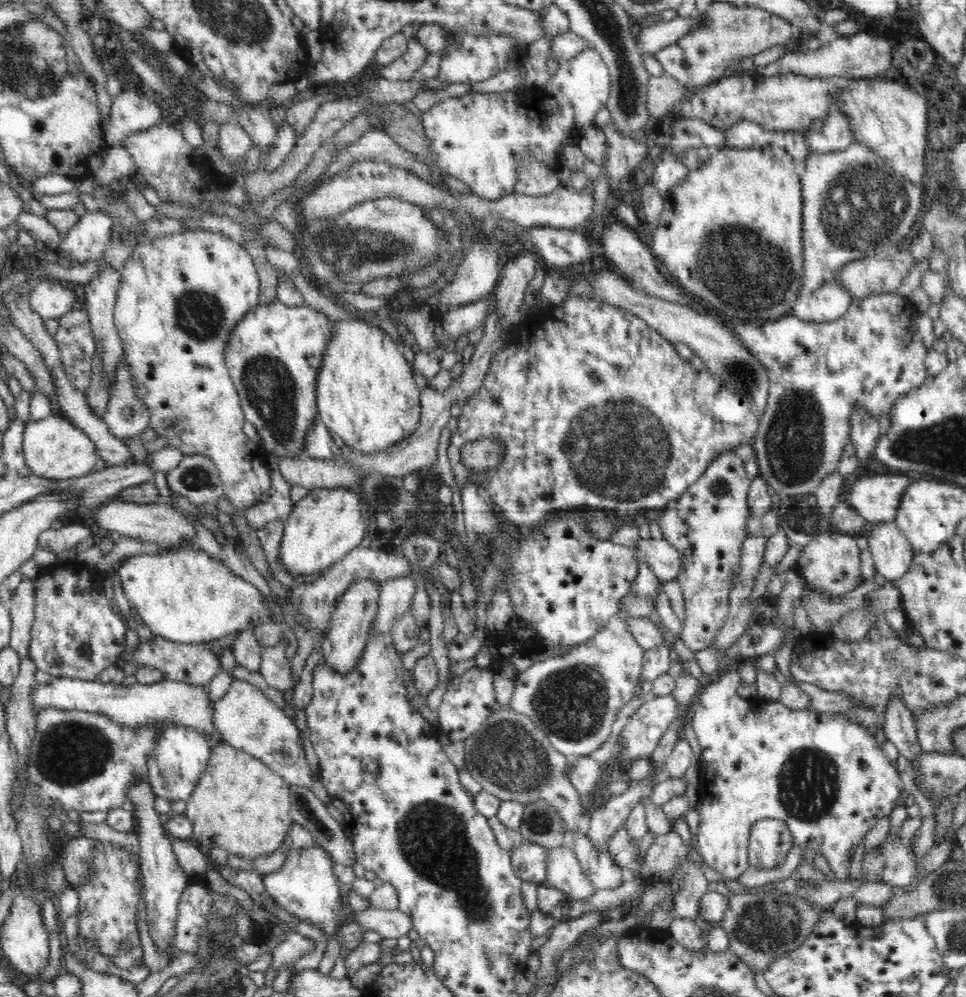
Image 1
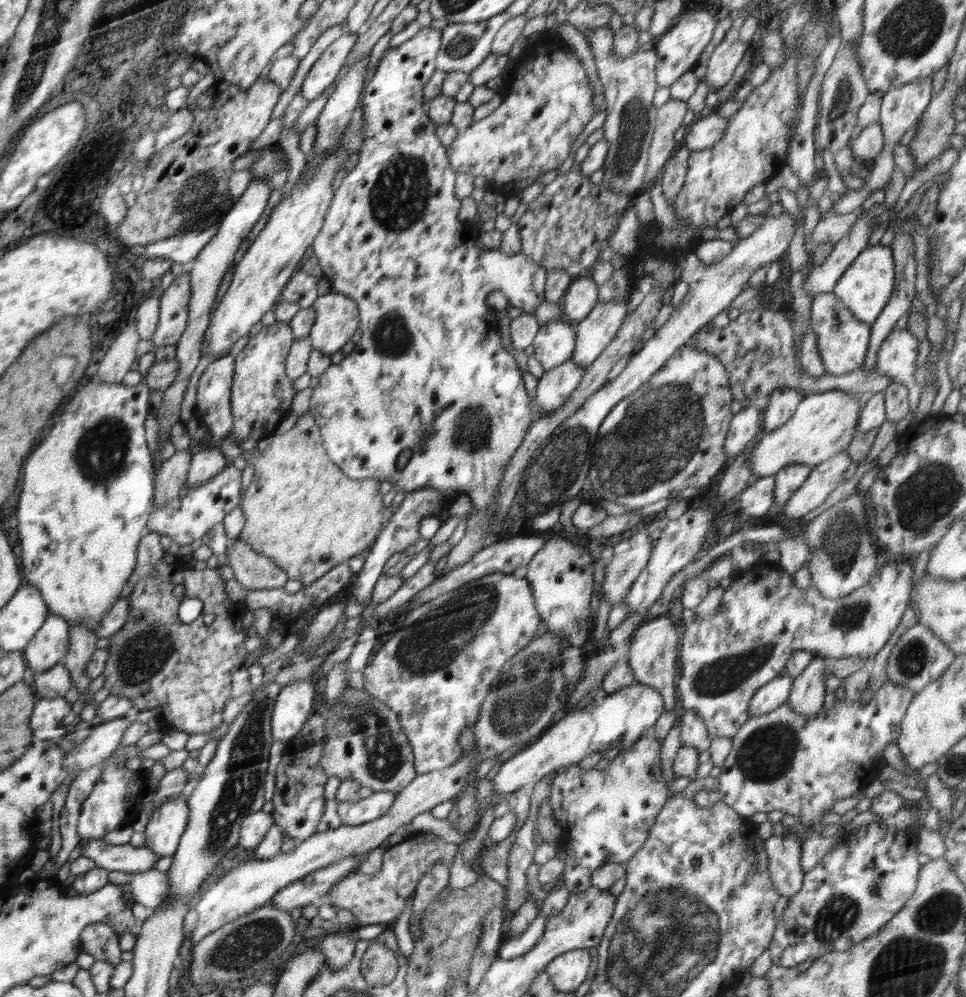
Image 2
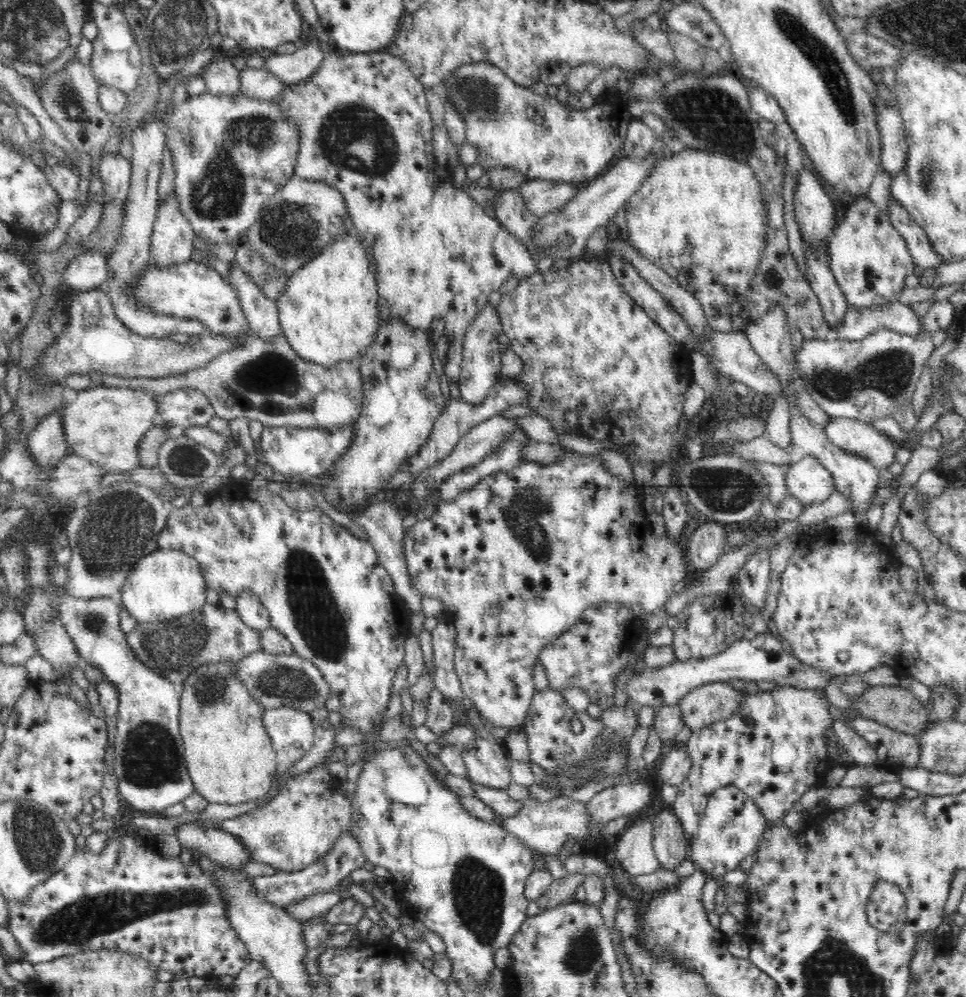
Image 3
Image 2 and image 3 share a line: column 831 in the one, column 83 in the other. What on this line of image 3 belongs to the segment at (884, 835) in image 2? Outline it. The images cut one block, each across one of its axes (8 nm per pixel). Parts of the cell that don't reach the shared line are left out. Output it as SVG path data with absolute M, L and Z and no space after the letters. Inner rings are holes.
M126 835L119 836L118 838L110 838L104 850L101 853L92 853L90 850L80 850L75 853L70 860L65 864L62 870L54 872L48 880L44 880L42 884L38 884L32 894L28 896L26 902L7 902L8 924L6 928L14 935L14 939L18 941L20 949L24 951L24 960L29 963L38 964L42 962L50 962L54 958L62 958L62 956L72 956L79 952L98 951L108 949L112 951L128 952L133 956L139 956L147 960L150 964L157 966L162 970L168 970L178 975L180 972L185 972L188 977L199 976L204 980L219 979L220 976L236 976L252 959L245 944L240 940L236 931L230 925L228 916L226 916L226 901L224 895L218 887L218 883L212 879L210 873L206 873L200 869L197 864L191 863L186 865L182 863L179 857L165 858L157 851L150 850L144 847L144 844L139 838L135 836L128 837Z

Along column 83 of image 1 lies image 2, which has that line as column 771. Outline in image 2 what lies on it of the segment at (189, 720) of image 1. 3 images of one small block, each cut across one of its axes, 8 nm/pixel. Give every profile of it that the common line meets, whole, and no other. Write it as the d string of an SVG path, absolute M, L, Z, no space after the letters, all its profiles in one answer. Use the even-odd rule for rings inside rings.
M778 677L762 685L752 696L750 703L748 703L748 715L760 716L768 714L782 702L786 702L791 683L791 678Z

